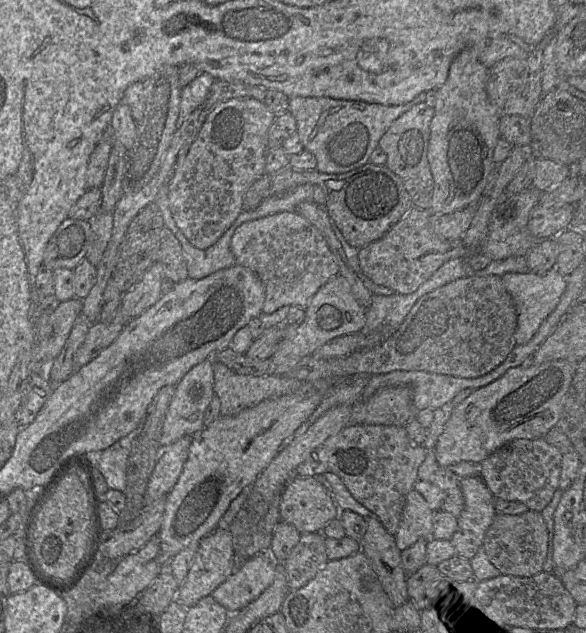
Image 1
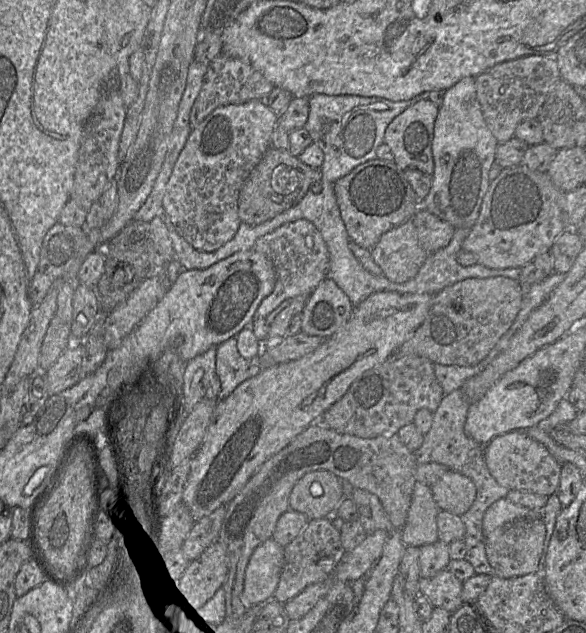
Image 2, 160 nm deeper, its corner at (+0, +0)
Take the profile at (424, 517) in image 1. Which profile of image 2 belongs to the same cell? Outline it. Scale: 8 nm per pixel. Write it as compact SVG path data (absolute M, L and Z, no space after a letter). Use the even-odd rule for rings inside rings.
M416 482L406 522L401 530L407 547L422 547L438 541L437 516L440 512L430 486Z

